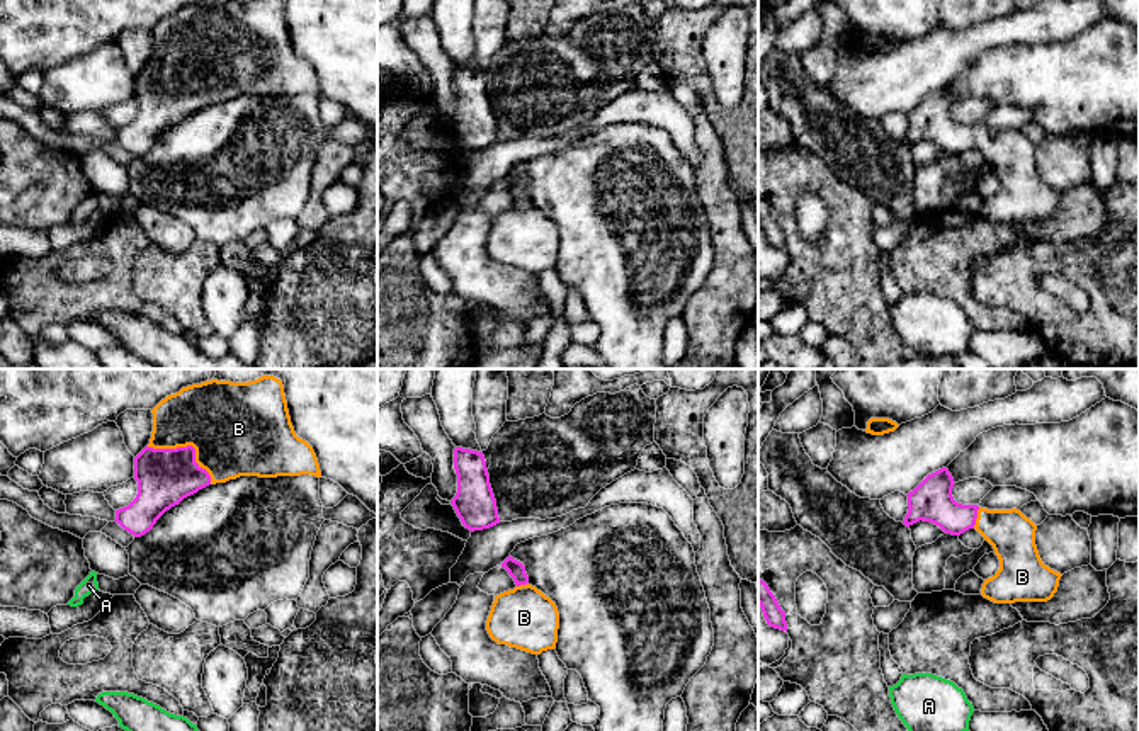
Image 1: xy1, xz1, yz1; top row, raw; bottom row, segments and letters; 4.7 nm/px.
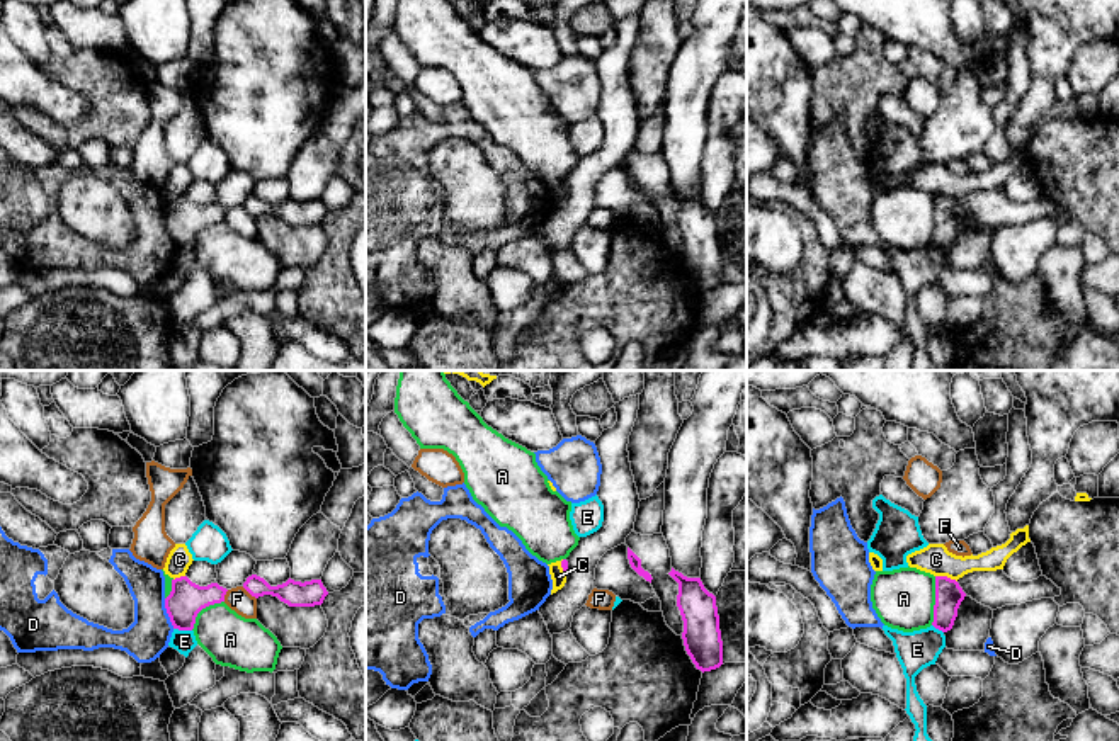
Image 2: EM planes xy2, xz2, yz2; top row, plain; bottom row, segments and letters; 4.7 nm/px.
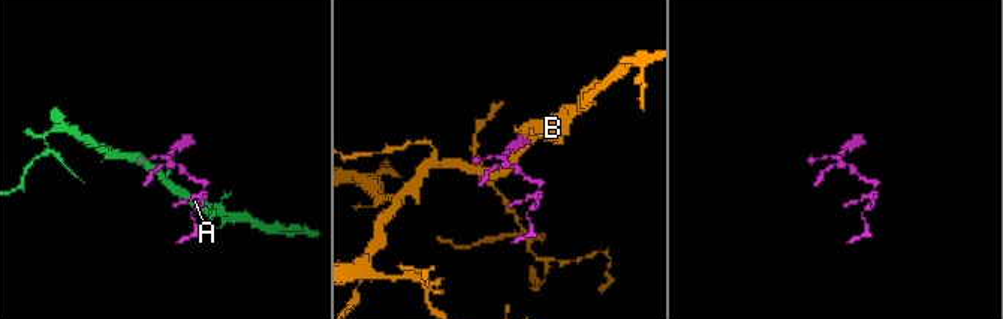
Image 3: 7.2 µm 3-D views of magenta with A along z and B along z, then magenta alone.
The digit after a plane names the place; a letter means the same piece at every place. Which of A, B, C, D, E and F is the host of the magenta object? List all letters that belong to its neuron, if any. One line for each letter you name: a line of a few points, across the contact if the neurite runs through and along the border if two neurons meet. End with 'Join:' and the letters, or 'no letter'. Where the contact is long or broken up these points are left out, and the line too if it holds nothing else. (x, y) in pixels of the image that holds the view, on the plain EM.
Join: B

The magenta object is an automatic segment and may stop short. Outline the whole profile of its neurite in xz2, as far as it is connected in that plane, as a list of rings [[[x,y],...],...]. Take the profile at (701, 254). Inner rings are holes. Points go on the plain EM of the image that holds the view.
[[[668,192],[679,202],[677,226],[684,240],[684,265],[697,289],[711,291],[723,284],[723,260],[716,216],[709,212],[701,197]]]

